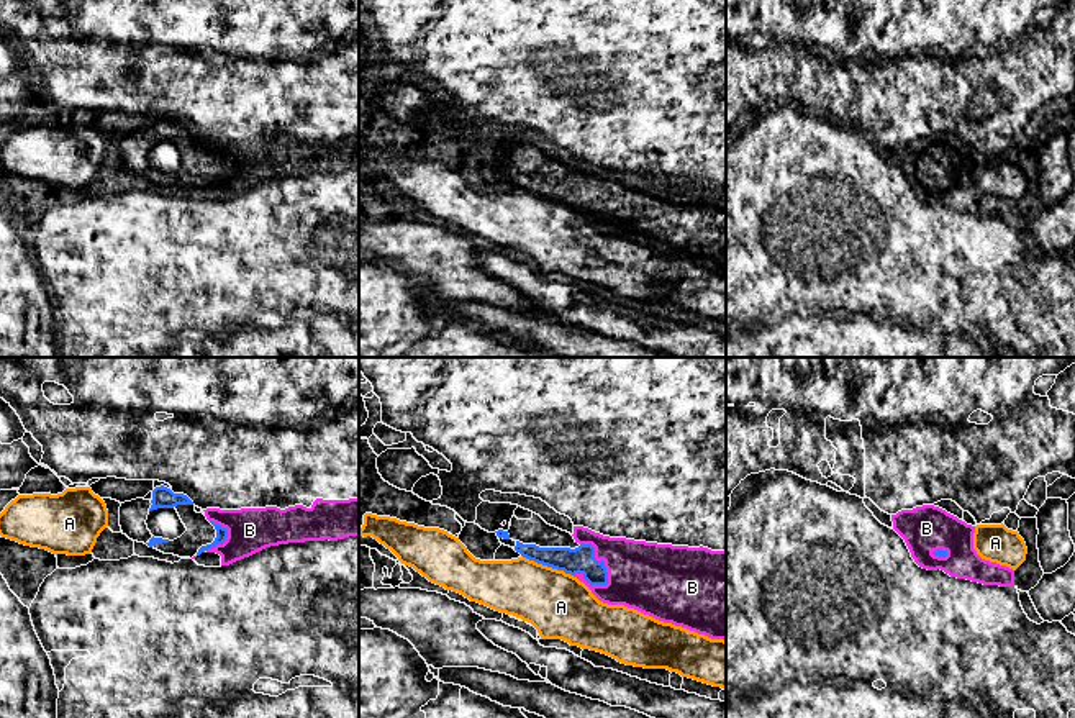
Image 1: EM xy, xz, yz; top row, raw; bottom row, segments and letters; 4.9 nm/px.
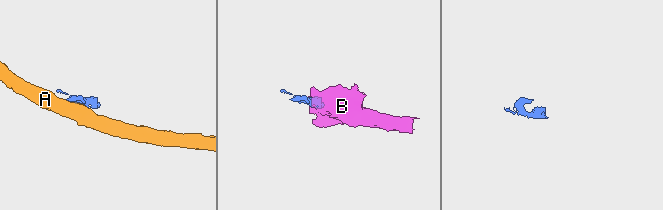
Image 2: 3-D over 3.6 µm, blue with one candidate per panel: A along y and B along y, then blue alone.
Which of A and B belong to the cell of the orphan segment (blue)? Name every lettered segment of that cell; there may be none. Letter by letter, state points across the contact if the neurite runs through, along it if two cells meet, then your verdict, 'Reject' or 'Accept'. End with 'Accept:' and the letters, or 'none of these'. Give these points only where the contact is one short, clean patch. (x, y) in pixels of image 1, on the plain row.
A: Boundary: xz (521, 187), (562, 202), (577, 212). Reject
B: Path across: xz (580, 192), (600, 194), (618, 204), (644, 209). Accept
Accept: B

